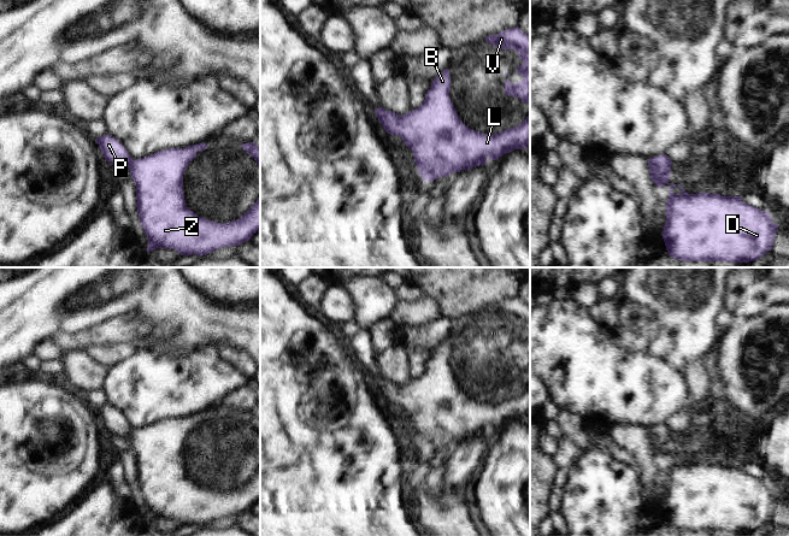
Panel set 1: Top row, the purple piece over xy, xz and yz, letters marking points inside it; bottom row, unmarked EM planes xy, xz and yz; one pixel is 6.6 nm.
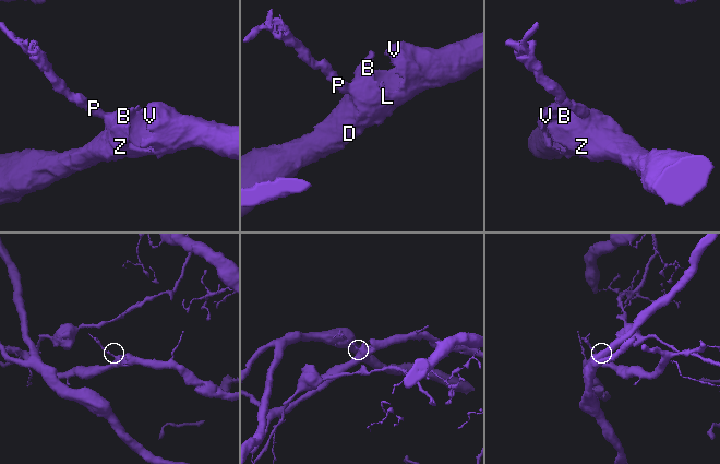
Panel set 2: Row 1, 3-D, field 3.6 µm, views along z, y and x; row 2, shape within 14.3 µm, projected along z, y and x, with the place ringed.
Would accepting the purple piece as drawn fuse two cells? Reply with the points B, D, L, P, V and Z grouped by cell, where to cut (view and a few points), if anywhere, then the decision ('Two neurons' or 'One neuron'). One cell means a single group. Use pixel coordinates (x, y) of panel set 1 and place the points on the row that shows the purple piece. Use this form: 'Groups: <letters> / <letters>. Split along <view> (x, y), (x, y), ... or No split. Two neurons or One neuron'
Groups: B D L P V Z. No split. One neuron

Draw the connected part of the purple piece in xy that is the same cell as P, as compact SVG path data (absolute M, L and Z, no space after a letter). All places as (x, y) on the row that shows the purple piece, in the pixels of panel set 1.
M112 136L96 139L111 165L130 169L136 187L139 218L145 230L147 252L170 248L181 255L206 255L223 247L249 241L260 230L260 196L240 219L216 223L199 217L186 206L183 175L188 164L207 145L169 148L134 160Z

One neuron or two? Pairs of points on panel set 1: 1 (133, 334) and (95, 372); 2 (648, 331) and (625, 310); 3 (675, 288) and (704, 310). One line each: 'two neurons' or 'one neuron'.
1: two neurons
2: one neuron
3: one neuron

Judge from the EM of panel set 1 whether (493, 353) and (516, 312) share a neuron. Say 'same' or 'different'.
same

